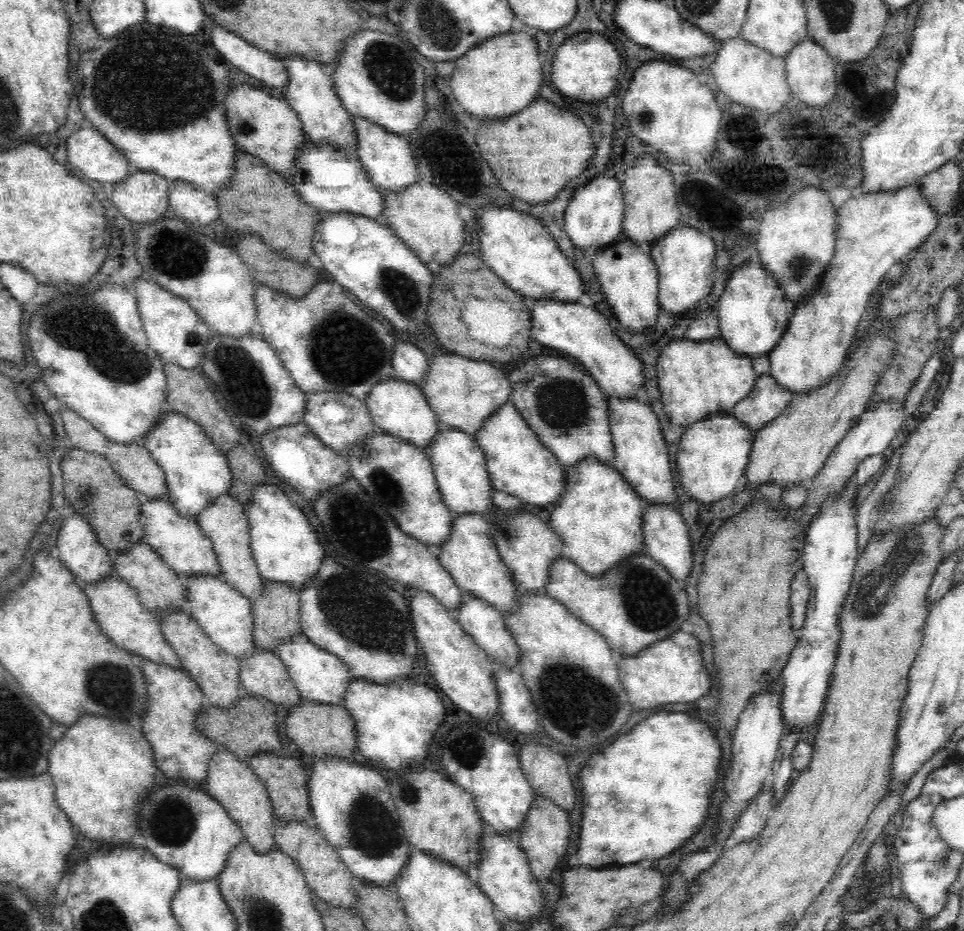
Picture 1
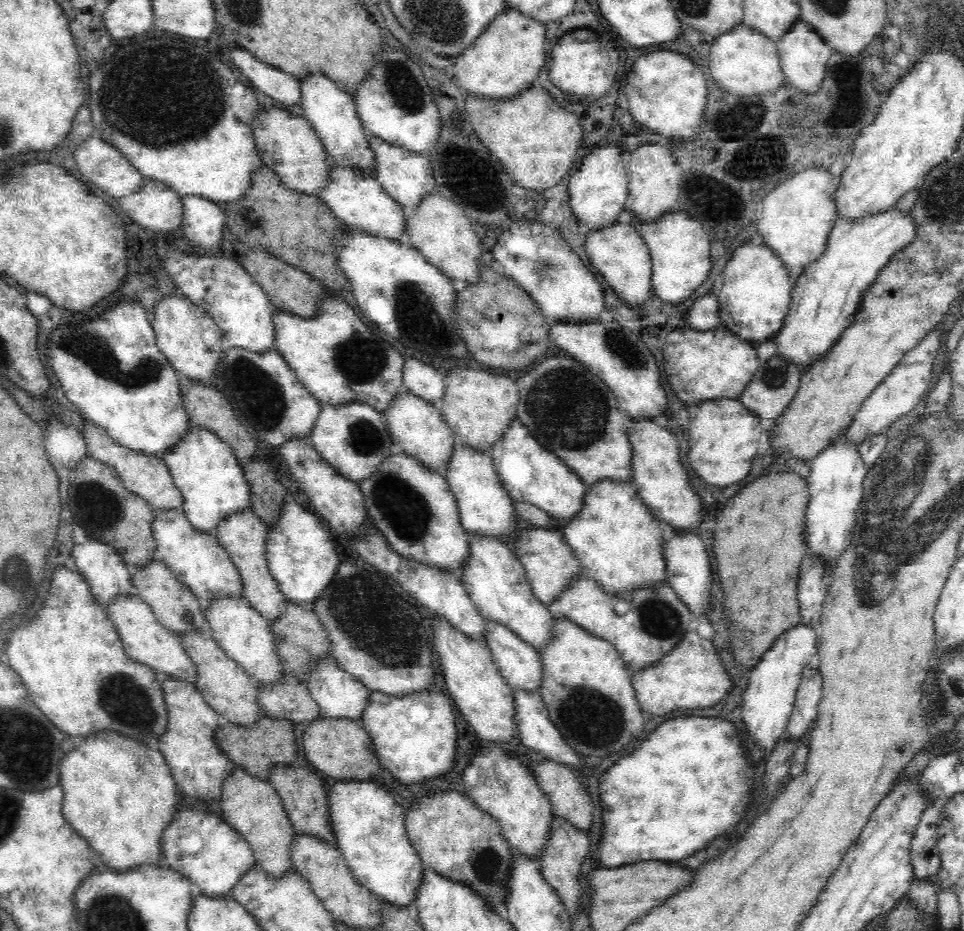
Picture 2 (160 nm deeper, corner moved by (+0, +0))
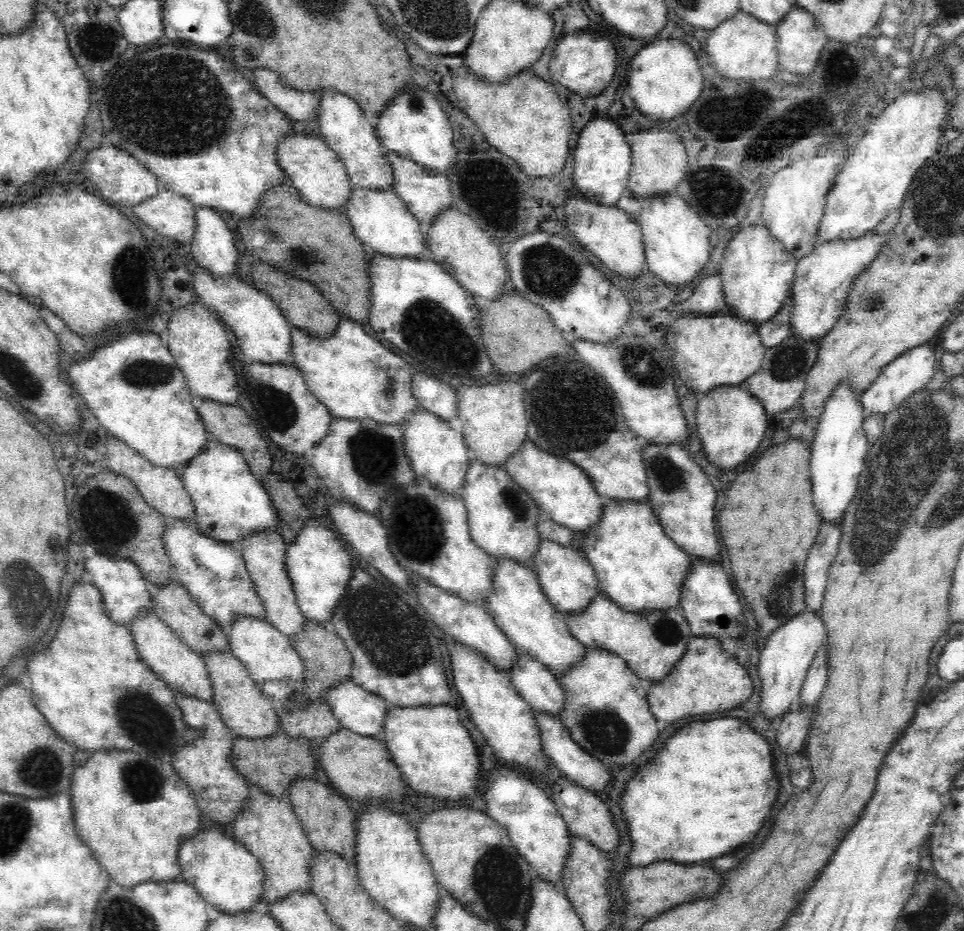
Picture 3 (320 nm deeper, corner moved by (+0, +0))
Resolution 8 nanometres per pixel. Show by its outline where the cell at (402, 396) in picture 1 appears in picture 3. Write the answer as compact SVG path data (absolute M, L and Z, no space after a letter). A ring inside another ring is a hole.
M418 404L400 424L401 442L411 469L434 486L450 493L460 494L461 482L468 468L468 448L462 431L455 422L442 419Z

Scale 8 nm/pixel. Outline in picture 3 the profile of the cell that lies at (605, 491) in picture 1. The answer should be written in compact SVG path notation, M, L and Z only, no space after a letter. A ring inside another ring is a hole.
M604 498L597 523L577 535L575 545L592 566L600 592L623 609L640 612L680 607L680 587L688 574L690 558L668 538L647 501Z

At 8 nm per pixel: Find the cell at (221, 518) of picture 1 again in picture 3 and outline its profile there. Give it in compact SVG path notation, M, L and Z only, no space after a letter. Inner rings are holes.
M272 529L250 531L236 540L236 545L240 557L244 560L246 571L254 584L254 593L258 601L262 603L267 622L288 638L302 632L305 617L300 612L296 595L292 593L290 581L284 571L283 552L286 544L282 536Z

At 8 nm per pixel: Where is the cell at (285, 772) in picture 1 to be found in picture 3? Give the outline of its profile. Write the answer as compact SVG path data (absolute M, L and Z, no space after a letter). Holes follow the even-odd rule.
M296 777L289 781L286 797L313 850L332 851L346 860L353 860L355 814L335 789L320 783L315 777Z

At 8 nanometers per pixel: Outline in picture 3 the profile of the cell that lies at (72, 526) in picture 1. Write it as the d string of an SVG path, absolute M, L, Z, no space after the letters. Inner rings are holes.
M96 554L96 556L90 556L90 558L86 557L84 568L86 573L92 576L93 586L100 592L104 612L110 620L119 625L127 625L133 619L133 616L142 609L150 610L152 600L150 586L142 577L138 566L132 564L132 562L120 556Z

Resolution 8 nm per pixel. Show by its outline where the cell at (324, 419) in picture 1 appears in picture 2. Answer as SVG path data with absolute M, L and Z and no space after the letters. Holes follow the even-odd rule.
M350 401L340 404L321 404L319 415L309 432L316 451L346 479L356 481L373 474L377 466L397 449L380 413L368 404Z

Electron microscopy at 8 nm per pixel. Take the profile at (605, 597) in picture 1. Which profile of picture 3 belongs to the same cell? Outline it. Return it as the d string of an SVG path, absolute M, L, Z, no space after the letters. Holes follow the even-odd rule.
M600 590L583 609L566 611L562 615L570 635L580 644L608 649L624 659L636 676L647 681L660 680L676 664L693 638L680 607L628 611Z

